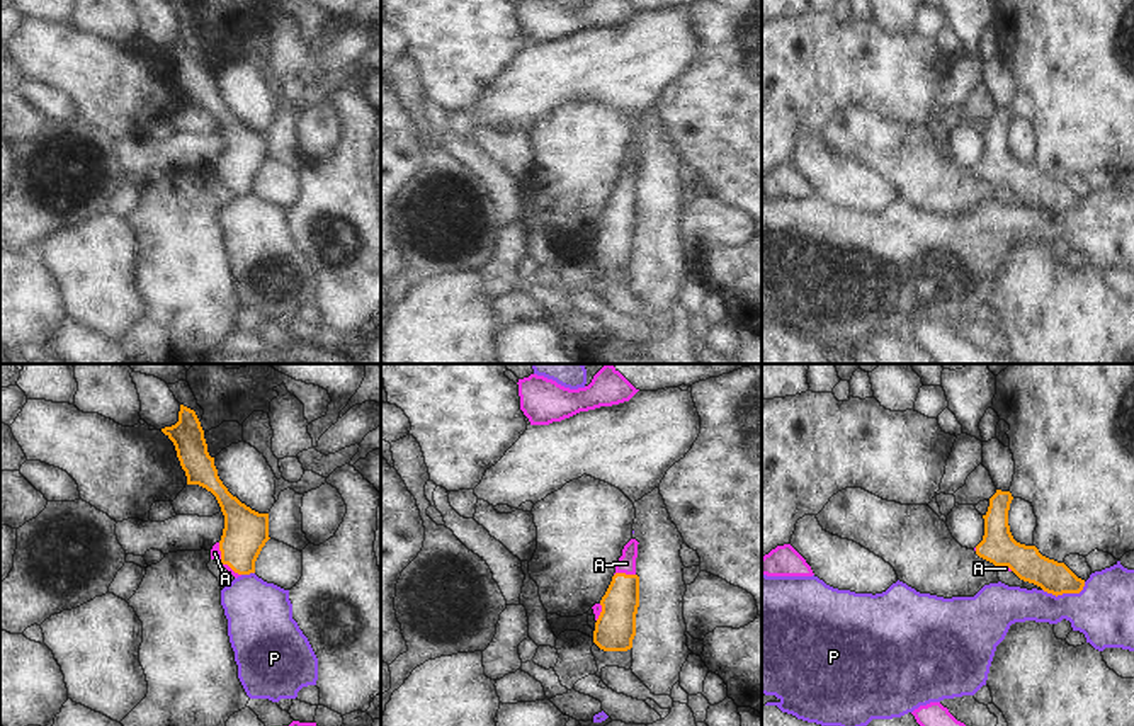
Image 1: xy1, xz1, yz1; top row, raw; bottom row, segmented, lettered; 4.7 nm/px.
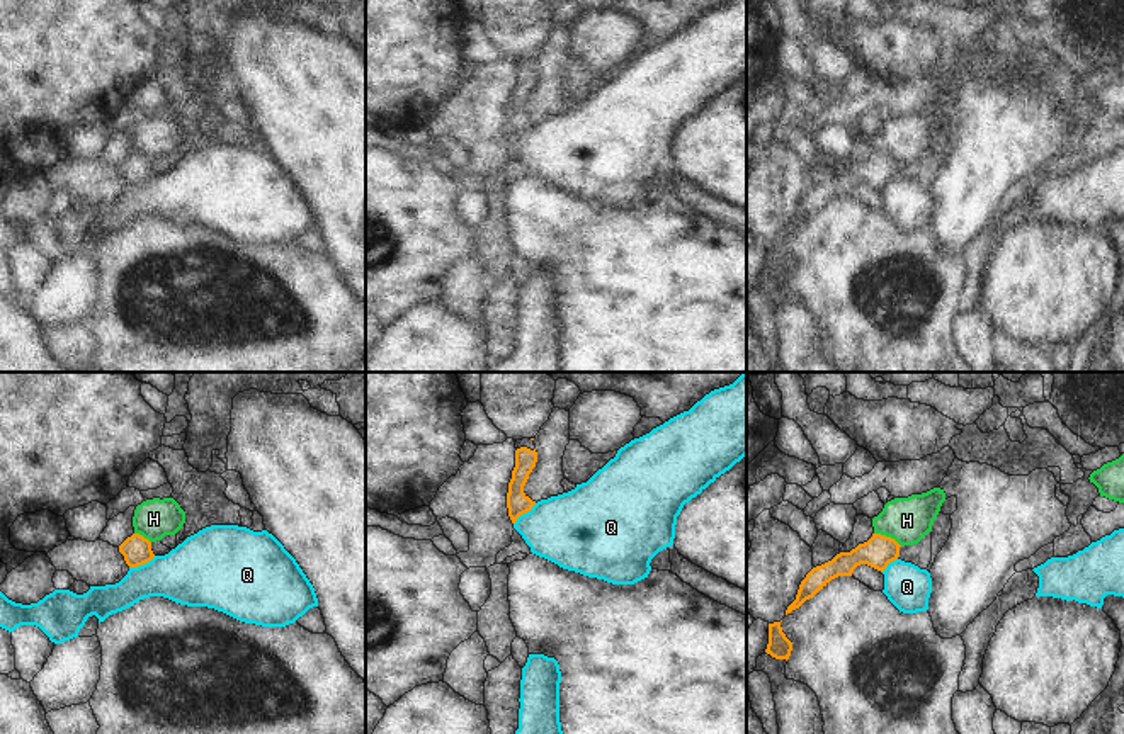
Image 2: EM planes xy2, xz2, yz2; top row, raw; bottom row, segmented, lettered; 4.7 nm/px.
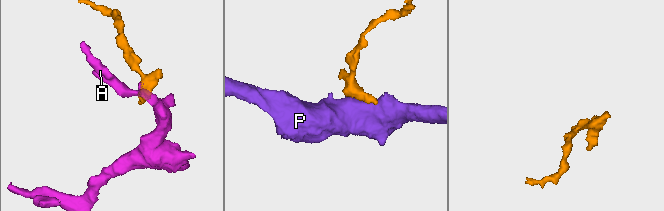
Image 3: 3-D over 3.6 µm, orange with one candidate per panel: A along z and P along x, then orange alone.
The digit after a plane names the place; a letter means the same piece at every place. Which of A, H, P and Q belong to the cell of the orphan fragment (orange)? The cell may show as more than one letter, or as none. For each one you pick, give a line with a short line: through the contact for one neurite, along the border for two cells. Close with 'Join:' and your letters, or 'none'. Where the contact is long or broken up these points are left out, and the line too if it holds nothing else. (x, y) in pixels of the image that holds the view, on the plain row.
A: line xy1 (245, 152), (242, 160), (221, 181), (215, 172)
Join: A

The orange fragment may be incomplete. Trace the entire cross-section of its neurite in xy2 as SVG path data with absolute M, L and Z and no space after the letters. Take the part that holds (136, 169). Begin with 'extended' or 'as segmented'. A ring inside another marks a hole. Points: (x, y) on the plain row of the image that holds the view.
as segmented; M133 153L121 165L119 172L129 187L138 187L150 182L155 173L151 170L151 161L139 153Z

